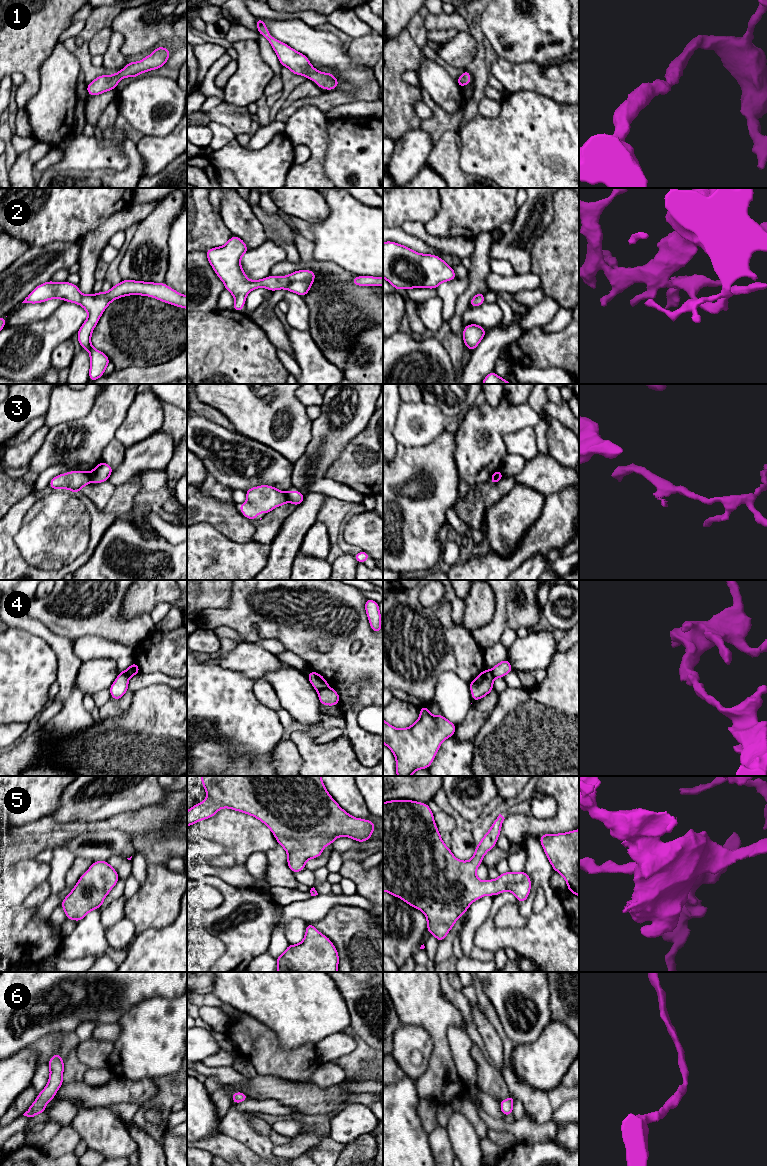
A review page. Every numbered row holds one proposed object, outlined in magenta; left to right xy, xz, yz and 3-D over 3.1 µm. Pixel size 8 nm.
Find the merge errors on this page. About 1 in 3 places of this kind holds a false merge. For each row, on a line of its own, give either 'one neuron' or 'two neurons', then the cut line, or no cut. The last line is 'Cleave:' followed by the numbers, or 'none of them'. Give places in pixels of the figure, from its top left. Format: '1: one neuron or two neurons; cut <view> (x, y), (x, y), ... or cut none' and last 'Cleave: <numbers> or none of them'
1: one neuron; cut none
2: one neuron; cut none
3: two neurons; cut xy (89, 473), (91, 481)
4: two neurons; cut xz (329, 687), (317, 691)
5: one neuron; cut none
6: one neuron; cut none
Cleave: 3, 4

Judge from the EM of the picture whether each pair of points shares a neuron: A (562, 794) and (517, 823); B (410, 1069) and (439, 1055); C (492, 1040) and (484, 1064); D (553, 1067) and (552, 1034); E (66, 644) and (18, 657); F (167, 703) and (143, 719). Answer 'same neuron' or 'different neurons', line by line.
A: same neuron
B: different neurons
C: different neurons
D: same neuron
E: different neurons
F: same neuron

